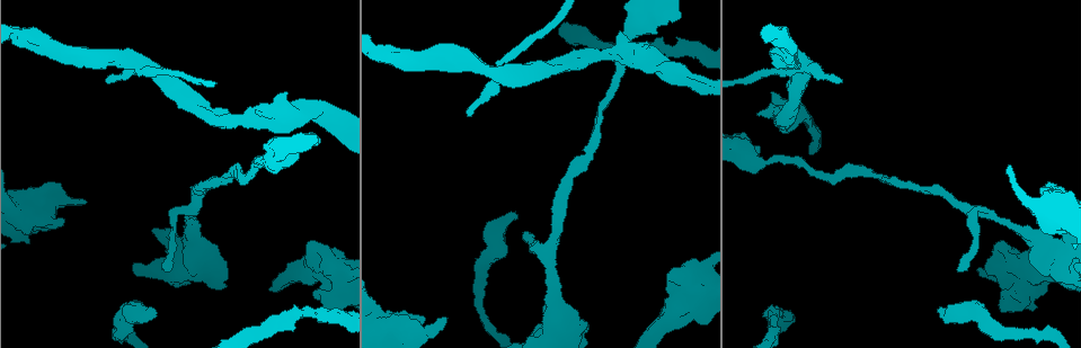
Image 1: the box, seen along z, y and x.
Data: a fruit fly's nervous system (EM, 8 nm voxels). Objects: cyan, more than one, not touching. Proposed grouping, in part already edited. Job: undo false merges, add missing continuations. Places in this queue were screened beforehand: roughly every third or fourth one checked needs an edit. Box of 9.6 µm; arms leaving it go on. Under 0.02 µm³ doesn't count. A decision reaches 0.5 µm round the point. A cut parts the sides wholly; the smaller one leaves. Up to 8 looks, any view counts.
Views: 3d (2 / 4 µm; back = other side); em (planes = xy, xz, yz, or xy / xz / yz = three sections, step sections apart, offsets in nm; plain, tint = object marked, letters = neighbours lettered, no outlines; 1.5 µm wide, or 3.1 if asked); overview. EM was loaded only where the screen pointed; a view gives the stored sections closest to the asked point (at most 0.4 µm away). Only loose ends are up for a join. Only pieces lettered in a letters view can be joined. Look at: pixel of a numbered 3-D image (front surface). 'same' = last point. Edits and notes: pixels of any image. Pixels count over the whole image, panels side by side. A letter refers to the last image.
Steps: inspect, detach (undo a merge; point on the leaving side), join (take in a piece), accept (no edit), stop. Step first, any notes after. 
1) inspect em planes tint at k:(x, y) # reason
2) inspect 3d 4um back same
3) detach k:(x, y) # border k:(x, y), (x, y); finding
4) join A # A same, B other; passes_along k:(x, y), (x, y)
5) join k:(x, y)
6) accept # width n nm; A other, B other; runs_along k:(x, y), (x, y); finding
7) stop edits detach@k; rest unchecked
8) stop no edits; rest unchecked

inspect 3d 4um at 1:(1041, 189) # thick end

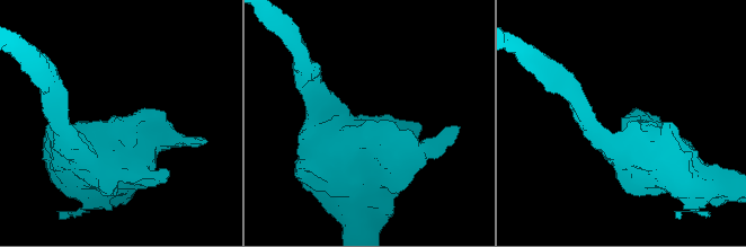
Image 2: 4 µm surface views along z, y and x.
inspect em planes letters at 2:(371, 122) # now the EM

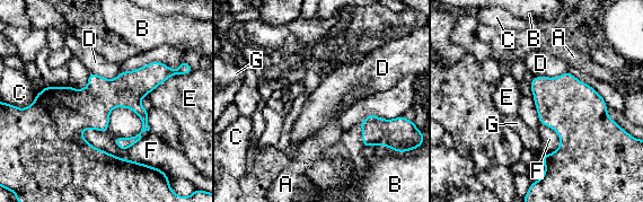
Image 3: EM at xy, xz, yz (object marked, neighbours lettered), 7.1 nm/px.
accept # A other, B other, C other, D other, E other, F other, G other; runs_along 3:(165, 73), (89, 107), (40, 107); none of them fits

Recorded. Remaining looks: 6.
inspect 3d 4um at 1:(999, 220) # sharp bend

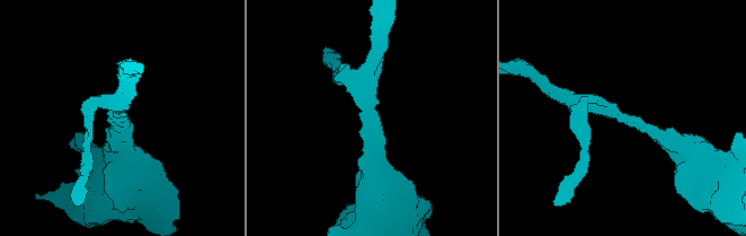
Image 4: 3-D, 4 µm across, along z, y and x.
inspect em planes tint at 4:(626, 118) # arms 3; arm_widths 170, 200, 280 nm; shape alone is not enough

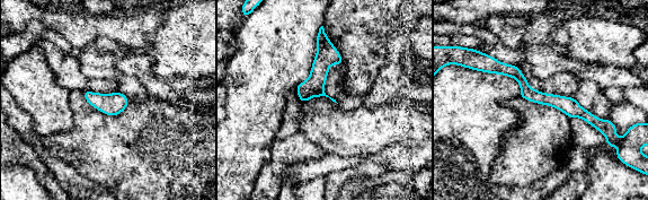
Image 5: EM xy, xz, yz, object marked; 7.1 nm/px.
inspect em planes letters same

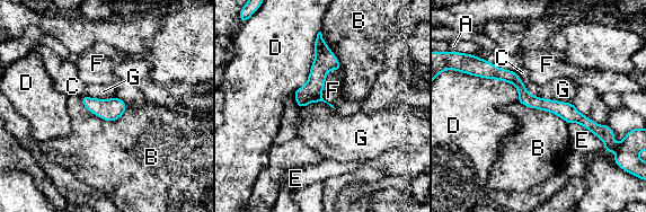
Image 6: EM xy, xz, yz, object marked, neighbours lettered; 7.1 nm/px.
accept # A other, B other, C other, D other, E other, F other, G other; border 6:(522, 81), (531, 94), (572, 103); continuous, no second neuron

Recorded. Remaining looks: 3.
inspect em xz step 8 tint at 1:(515, 211) # an open end

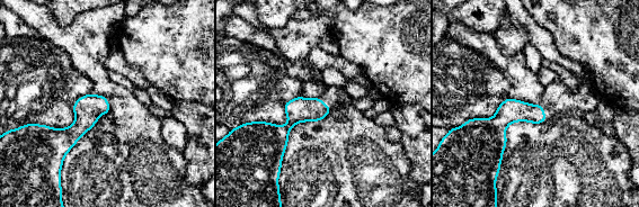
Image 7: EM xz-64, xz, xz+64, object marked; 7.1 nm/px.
inspect em planes letters same

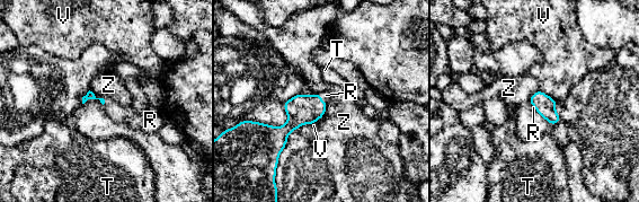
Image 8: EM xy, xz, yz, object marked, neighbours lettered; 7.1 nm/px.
join R # R same, T other, V other, Z other; passes_along 8:(301, 110), (320, 99), (326, 95); the neuron continues

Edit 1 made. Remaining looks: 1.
stop edits join@8; rest unchecked

